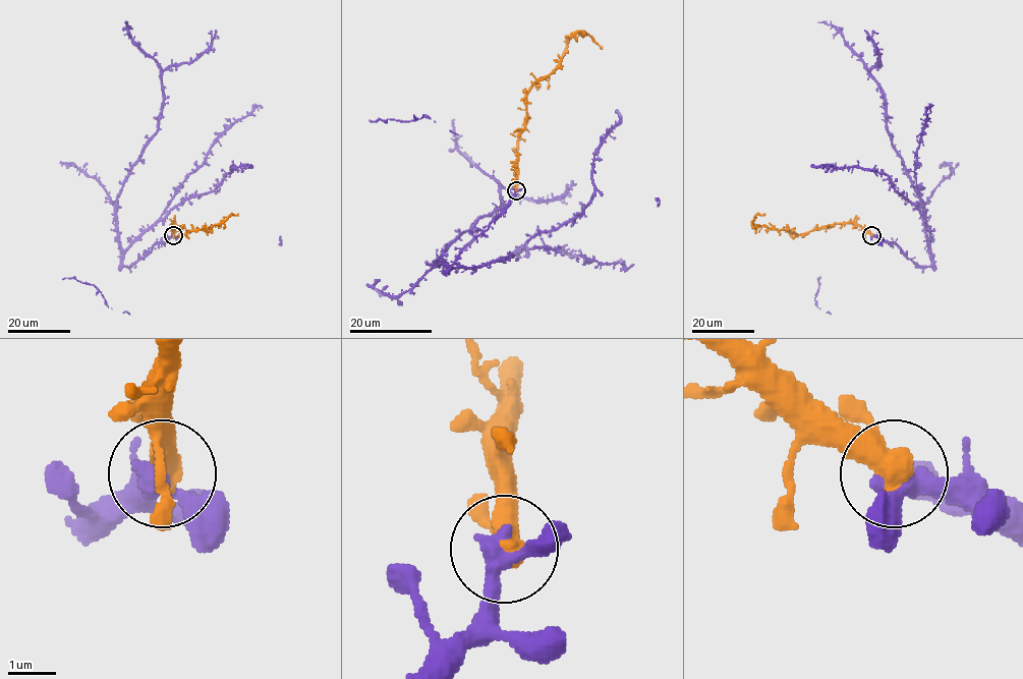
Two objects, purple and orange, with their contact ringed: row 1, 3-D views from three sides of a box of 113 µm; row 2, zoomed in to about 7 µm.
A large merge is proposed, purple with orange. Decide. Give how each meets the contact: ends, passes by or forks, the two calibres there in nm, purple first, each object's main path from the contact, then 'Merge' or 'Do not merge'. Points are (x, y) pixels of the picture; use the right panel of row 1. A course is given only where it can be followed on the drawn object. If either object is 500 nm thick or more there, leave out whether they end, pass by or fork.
Thickness 380 nm (purple) against 600 nm. Course of purple: (872, 235), (893, 241), (920, 266), (931, 264), (923, 200), (888, 130), (884, 91), (841, 35), (817, 21). Course of orange: (872, 235), (853, 223), (834, 223), (797, 234), (752, 223), (756, 215), (764, 213). Merge

